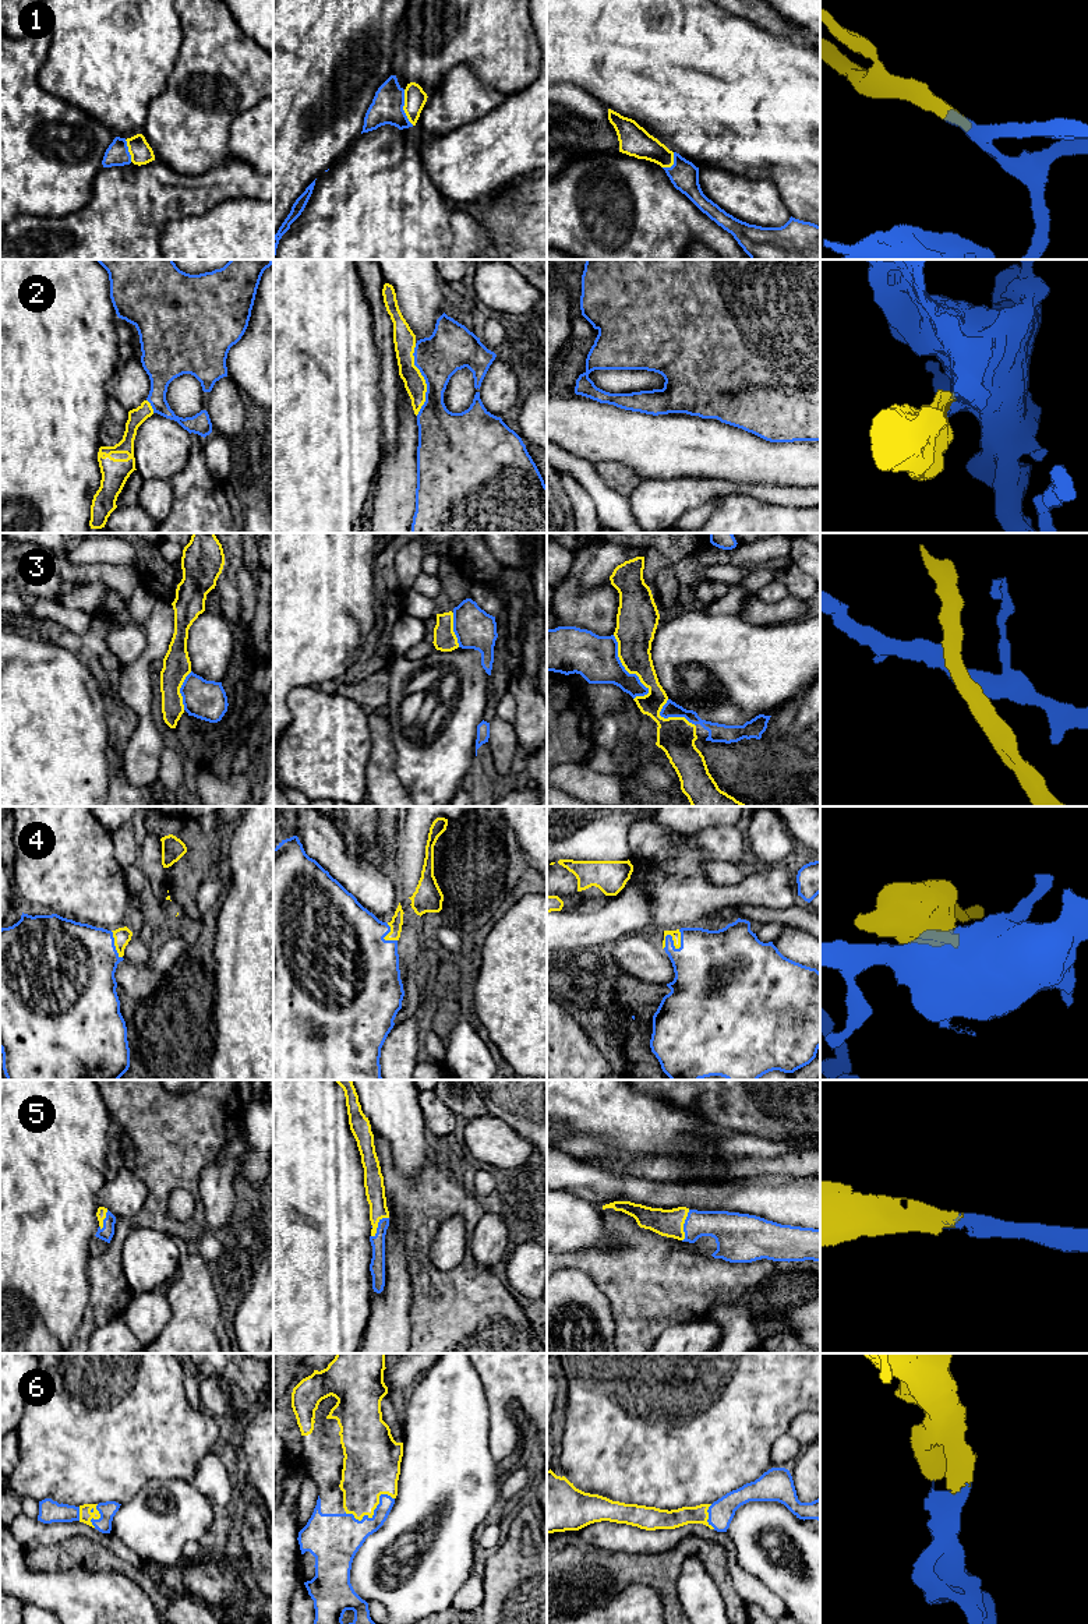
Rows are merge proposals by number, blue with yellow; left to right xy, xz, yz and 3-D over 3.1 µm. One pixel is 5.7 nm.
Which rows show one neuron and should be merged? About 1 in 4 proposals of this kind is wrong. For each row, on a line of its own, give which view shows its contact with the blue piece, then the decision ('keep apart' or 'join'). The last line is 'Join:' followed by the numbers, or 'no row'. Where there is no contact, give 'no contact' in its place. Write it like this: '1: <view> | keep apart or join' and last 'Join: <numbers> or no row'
1: xz | join
2: xz | join
3: yz | keep apart
4: yz | join
5: yz | join
6: xz | join
Join: 1, 2, 4, 5, 6

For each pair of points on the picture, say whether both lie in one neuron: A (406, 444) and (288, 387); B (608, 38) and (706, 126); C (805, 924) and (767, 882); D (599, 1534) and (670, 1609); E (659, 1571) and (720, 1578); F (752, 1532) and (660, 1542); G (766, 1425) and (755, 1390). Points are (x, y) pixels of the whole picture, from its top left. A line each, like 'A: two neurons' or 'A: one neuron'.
A: two neurons
B: one neuron
C: two neurons
D: two neurons
E: one neuron
F: two neurons
G: one neuron

